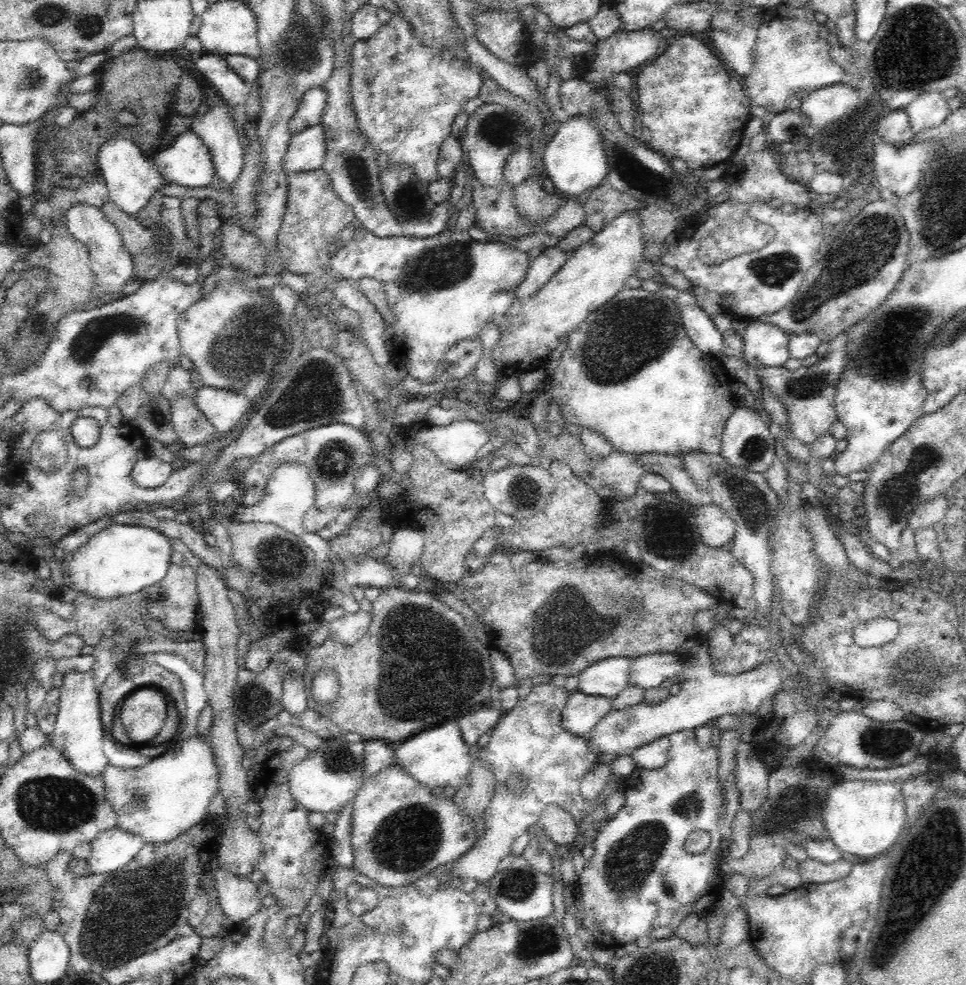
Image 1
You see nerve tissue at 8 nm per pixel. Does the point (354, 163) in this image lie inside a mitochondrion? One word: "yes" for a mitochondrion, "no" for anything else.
yes

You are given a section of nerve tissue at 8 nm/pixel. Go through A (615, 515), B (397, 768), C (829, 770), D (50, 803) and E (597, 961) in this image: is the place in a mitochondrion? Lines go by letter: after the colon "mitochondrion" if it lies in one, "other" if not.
A: mitochondrion
B: other
C: other
D: mitochondrion
E: other

